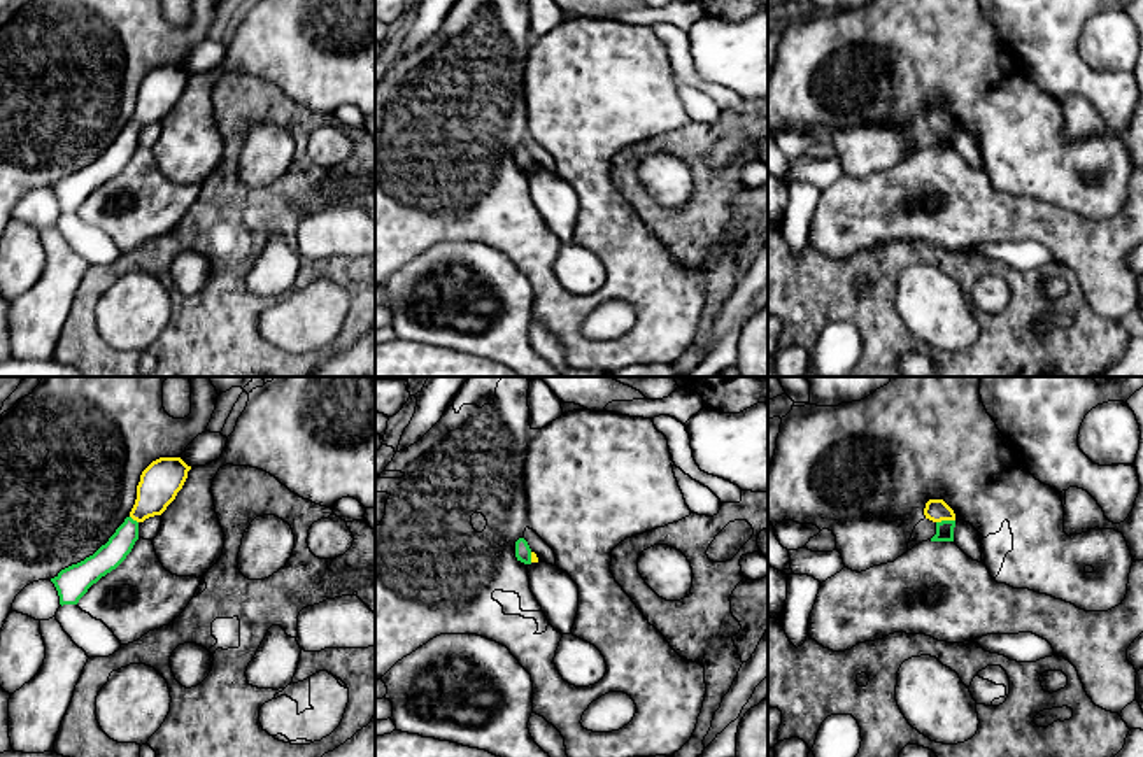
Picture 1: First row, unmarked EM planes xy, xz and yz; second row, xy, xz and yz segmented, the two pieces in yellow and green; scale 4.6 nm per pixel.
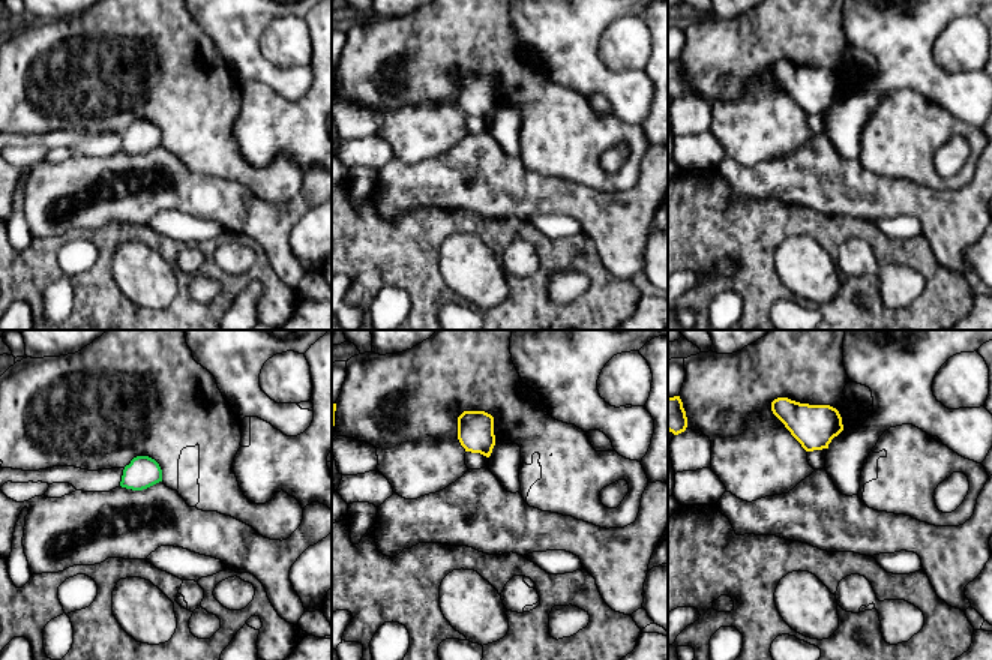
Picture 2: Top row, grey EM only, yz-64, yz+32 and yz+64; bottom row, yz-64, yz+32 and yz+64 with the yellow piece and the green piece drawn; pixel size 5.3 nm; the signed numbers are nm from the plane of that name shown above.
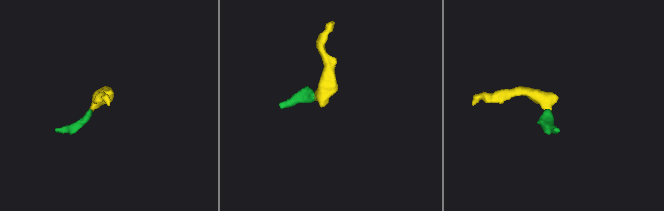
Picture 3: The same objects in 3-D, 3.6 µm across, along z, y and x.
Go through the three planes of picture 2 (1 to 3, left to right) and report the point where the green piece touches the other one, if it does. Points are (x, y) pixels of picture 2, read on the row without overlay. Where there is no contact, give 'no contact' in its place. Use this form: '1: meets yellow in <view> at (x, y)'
1: no contact
2: no contact
3: no contact

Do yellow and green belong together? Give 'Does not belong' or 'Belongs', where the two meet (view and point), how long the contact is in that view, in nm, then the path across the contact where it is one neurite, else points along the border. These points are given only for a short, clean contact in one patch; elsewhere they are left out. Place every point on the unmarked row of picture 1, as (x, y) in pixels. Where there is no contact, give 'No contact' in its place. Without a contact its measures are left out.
Belongs. Touches yellow at yz (945, 127). Shared border 90 nm. Path across: yz (937, 118), (945, 127), (945, 135)

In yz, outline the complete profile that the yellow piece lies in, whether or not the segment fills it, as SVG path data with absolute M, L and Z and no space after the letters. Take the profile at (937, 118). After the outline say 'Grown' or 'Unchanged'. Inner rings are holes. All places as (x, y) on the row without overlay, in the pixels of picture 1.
M929 107L924 123L936 131L931 149L954 149L955 121L943 107Z. Grown

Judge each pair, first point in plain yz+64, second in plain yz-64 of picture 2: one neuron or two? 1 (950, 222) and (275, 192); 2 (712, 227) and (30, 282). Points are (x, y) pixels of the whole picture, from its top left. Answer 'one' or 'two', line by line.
1: two
2: one

